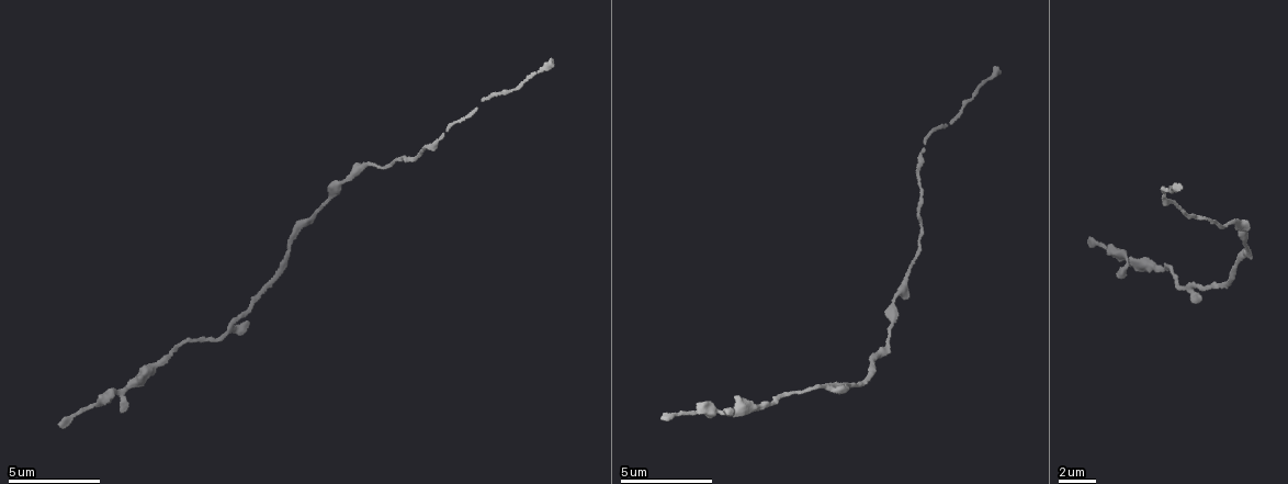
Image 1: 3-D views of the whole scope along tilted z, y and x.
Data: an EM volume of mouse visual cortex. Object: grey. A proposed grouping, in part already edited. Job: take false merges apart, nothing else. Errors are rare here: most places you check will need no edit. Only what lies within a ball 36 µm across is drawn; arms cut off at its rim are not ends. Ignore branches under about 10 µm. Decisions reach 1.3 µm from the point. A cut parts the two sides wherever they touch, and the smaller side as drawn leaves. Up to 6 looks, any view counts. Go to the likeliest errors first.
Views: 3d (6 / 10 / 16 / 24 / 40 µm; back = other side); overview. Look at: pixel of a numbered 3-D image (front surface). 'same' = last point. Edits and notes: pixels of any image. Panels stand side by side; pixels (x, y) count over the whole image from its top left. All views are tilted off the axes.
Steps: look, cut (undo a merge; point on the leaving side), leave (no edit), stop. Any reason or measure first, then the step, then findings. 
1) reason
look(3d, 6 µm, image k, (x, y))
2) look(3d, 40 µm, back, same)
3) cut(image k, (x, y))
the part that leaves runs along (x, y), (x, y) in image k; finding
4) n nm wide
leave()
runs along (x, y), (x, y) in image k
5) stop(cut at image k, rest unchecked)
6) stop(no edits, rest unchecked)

thick turns thin
look(3d, 16 µm, image 1, (1161, 269))

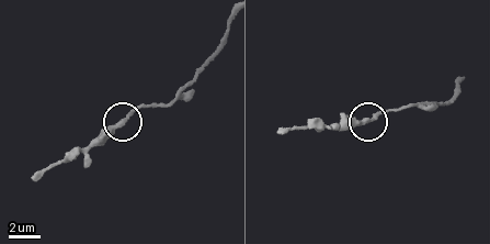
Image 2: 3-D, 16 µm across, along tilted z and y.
look(3d, 6 µm, same)

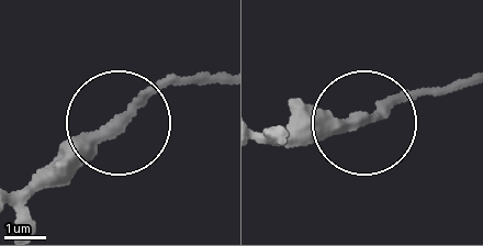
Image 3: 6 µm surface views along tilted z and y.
leave()
runs along (223, 75), (154, 91), (17, 189) in image 3; continuous, no second cell

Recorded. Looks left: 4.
look(3d, 10 µm, image 1, (886, 343))

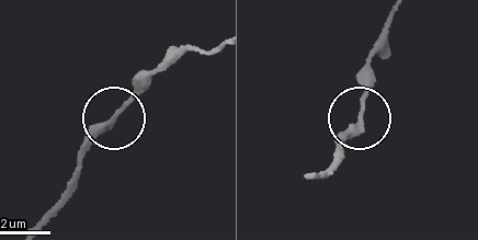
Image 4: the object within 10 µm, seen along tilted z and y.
side arm 21 µm
leave()
runs along (111, 118), (68, 180) in image 4; all the same cell

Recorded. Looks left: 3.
sudden change in width
look(3d, 6 µm, image 1, (1238, 224))

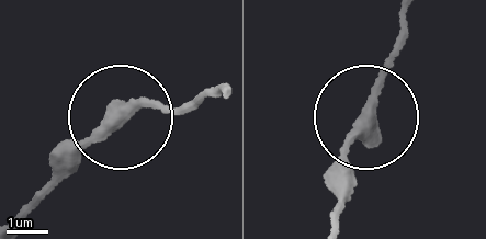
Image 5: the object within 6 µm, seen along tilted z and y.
look(3d, 6 µm, back, image 5, (124, 116))

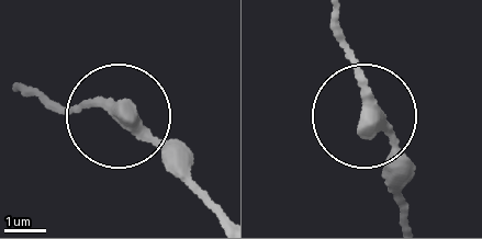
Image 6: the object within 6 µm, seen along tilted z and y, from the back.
leave()
runs along (223, 215), (180, 159), (120, 121), (24, 92) in image 6; all the same cell

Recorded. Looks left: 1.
stop(no edits, rest unchecked)

